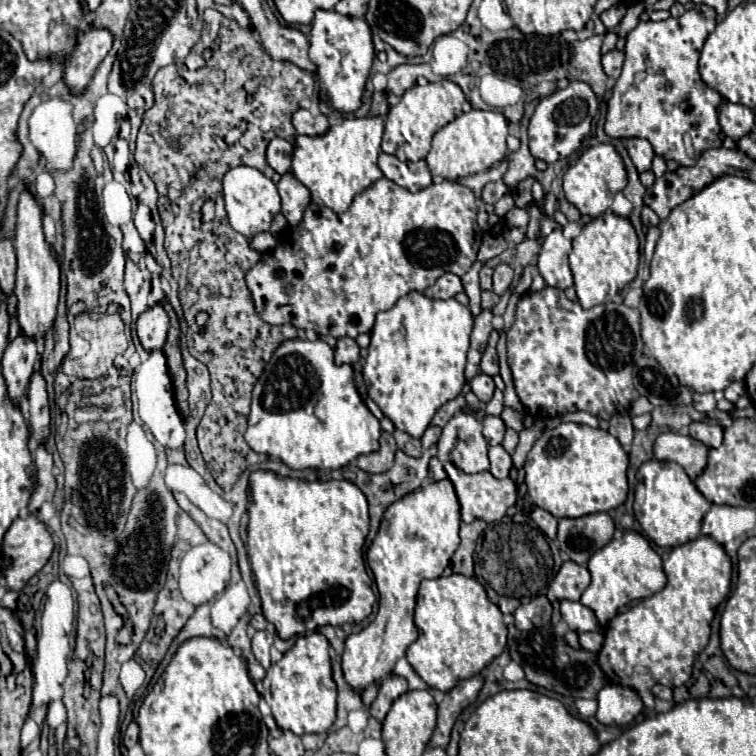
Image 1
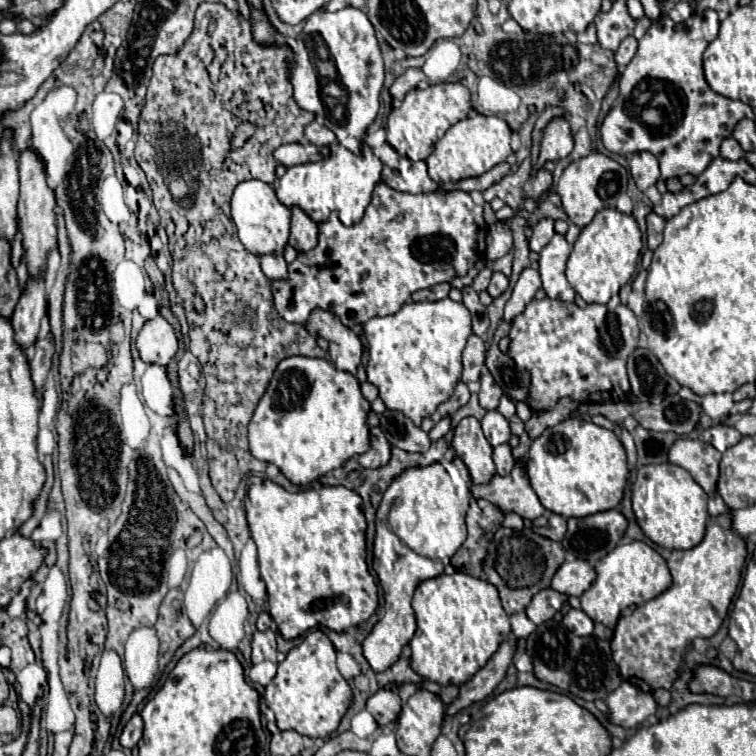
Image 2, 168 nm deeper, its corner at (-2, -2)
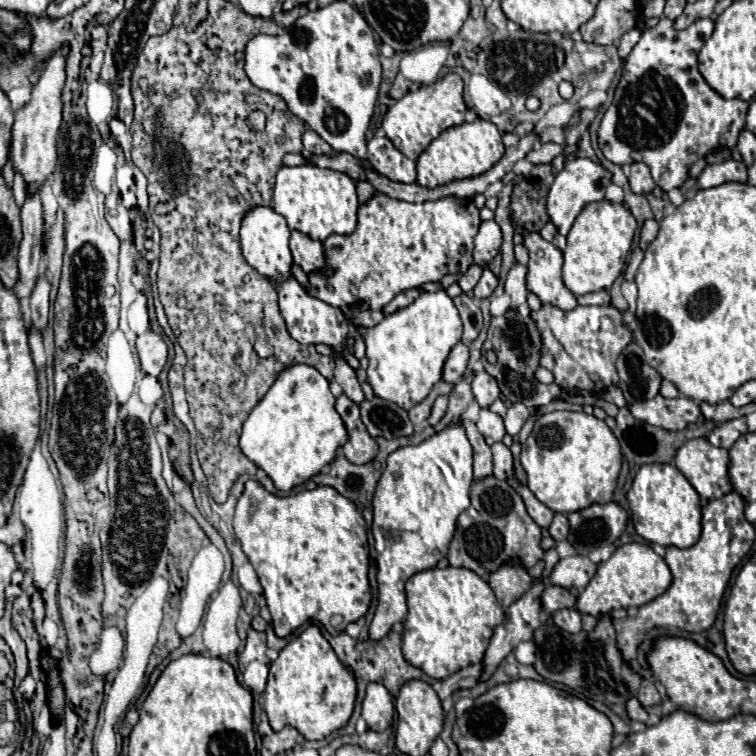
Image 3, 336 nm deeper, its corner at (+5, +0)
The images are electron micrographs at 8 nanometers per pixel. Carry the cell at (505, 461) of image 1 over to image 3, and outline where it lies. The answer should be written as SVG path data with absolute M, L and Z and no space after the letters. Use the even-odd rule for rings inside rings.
M495 442L491 446L493 450L493 476L499 480L509 480L513 478L513 454L503 442Z

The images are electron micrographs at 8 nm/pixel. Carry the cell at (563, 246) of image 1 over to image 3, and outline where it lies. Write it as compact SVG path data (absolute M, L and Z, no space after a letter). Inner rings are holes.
M529 234L523 244L529 252L527 290L537 294L543 304L557 306L561 310L573 310L577 306L577 298L561 280L561 250L543 240L539 234Z

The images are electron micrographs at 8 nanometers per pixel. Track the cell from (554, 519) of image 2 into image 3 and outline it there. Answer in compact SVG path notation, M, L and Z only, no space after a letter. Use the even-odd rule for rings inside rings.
M555 514L551 526L549 526L549 534L553 536L553 540L565 540L569 534L569 520L565 514Z

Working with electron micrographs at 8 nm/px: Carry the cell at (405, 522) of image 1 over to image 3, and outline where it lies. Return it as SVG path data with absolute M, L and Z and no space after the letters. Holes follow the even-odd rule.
M453 420L441 432L415 446L391 452L373 496L373 536L377 550L379 602L369 634L373 640L387 636L395 622L407 616L405 582L423 570L435 568L447 556L457 516L469 508L469 486L473 482L473 450L463 424Z

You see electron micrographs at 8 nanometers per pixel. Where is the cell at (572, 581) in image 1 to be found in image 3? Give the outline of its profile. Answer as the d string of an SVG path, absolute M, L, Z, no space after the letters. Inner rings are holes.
M567 556L557 562L549 576L549 582L563 588L585 588L595 570L597 564L593 564L587 556Z

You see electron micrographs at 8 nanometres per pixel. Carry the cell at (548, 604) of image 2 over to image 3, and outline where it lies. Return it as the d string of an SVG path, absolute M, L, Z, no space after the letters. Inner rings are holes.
M547 586L541 600L543 600L543 610L547 612L555 612L559 608L575 608L577 604L577 598L569 590L563 590L559 586Z

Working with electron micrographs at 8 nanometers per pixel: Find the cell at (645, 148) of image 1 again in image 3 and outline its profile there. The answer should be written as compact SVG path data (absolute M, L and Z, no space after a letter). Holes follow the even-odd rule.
M635 162L629 166L629 184L635 194L649 194L655 188L651 172L643 162Z

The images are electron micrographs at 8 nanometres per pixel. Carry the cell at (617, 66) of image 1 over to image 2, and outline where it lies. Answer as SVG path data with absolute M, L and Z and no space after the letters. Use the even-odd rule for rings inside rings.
M628 36L628 38L620 44L620 48L618 48L616 54L614 54L614 60L616 60L618 68L624 68L624 66L632 60L632 56L636 54L636 46L638 46L638 42L636 42L634 36Z

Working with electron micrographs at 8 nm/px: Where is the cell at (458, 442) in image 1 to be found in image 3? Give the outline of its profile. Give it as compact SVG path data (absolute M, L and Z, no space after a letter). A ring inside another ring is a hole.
M463 420L463 426L465 426L467 438L469 438L471 446L473 446L473 474L475 474L475 480L491 476L493 474L491 448L487 446L485 438L479 434L477 426L471 420Z

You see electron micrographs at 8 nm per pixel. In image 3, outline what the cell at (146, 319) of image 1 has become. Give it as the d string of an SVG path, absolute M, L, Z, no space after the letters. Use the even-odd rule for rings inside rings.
M147 330L137 338L137 354L141 360L141 370L151 376L159 376L167 362L167 346L159 334Z

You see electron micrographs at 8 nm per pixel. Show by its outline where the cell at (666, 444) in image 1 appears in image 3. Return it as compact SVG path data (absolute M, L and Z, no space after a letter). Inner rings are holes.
M705 438L685 442L675 454L675 464L705 500L723 498L733 490L729 478L729 452L711 446Z

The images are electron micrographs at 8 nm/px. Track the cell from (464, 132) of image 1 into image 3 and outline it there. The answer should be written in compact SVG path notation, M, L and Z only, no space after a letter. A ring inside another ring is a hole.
M475 120L475 122L465 122L459 126L453 126L445 130L439 138L435 138L425 152L417 158L417 184L425 188L437 188L453 180L463 180L463 178L473 178L489 168L493 168L505 152L501 132L497 130L495 124L487 120Z

